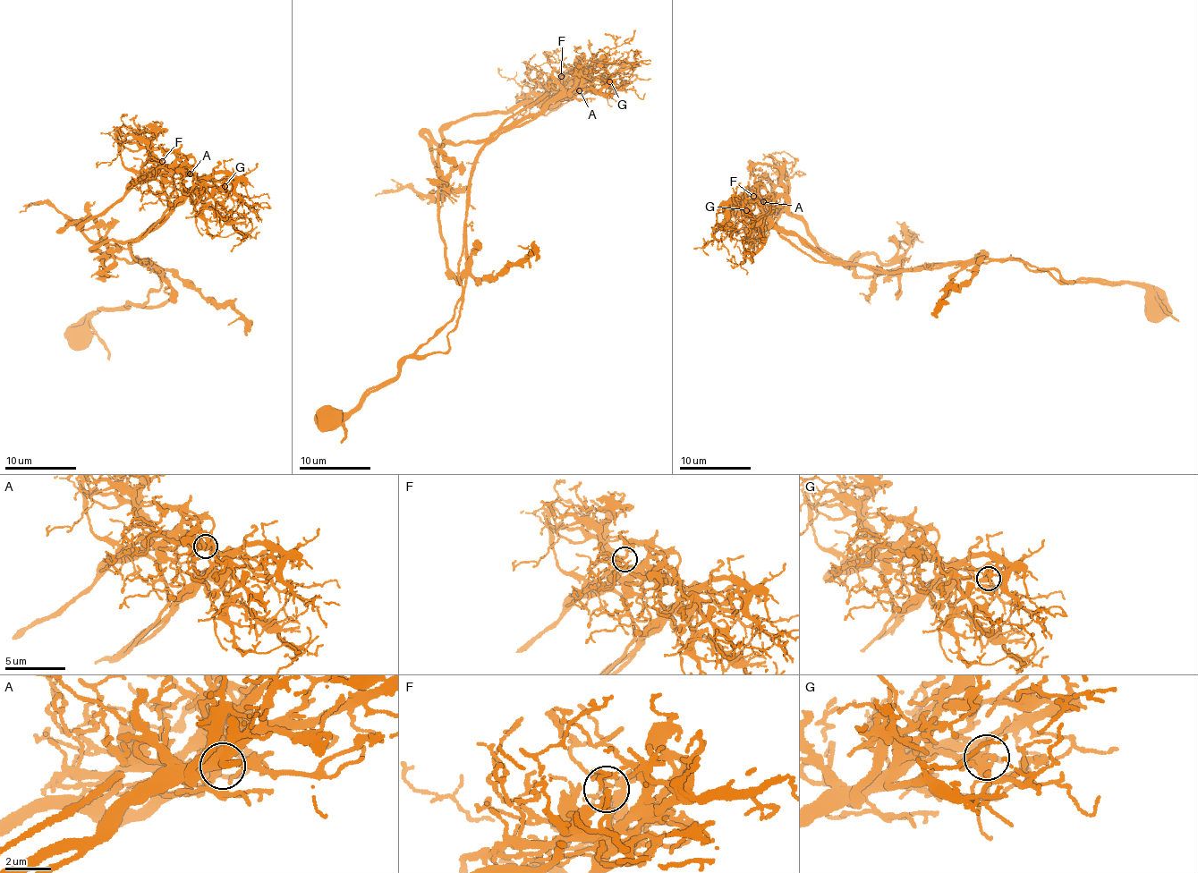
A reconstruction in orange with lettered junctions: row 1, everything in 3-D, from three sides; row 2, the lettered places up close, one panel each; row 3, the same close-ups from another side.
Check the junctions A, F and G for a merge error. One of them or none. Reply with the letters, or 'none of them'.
A

